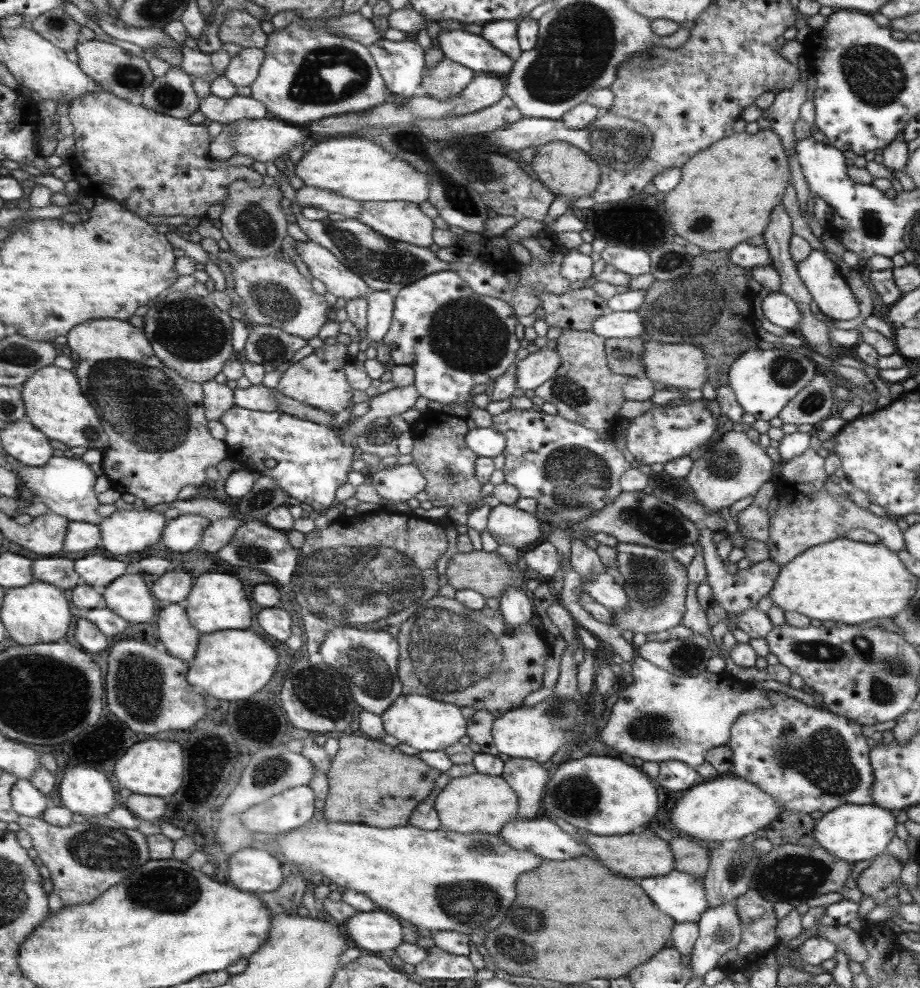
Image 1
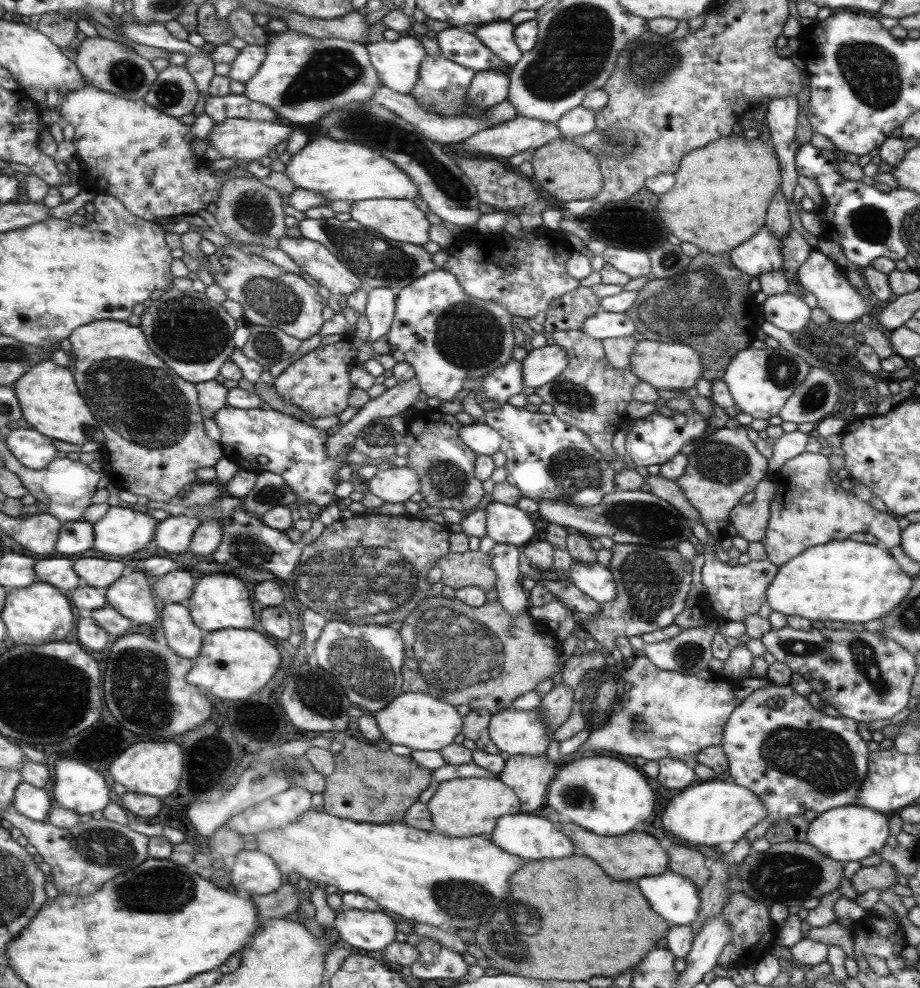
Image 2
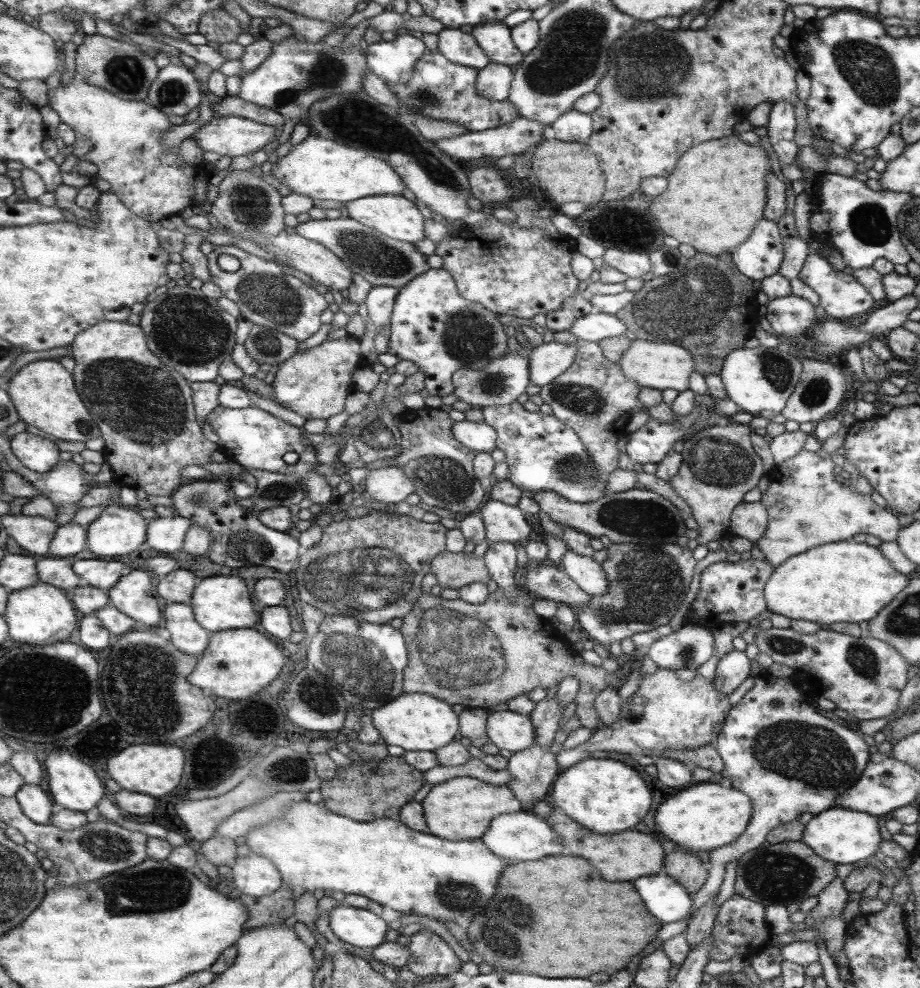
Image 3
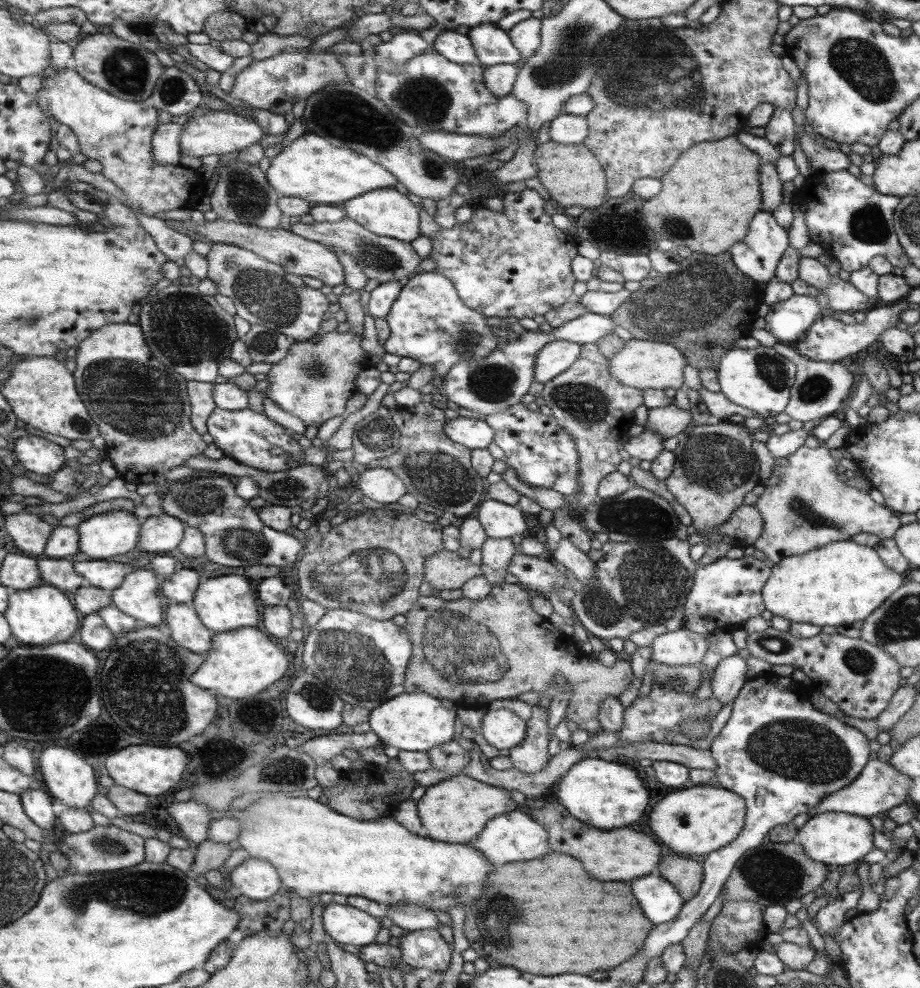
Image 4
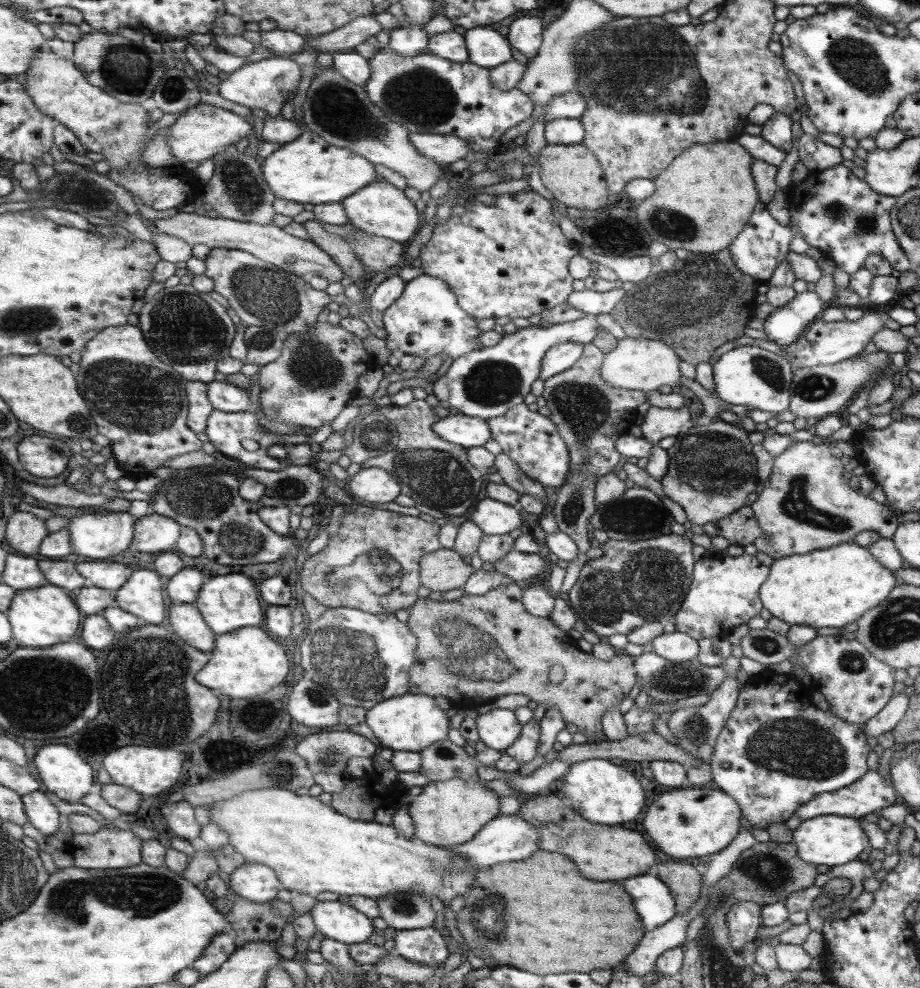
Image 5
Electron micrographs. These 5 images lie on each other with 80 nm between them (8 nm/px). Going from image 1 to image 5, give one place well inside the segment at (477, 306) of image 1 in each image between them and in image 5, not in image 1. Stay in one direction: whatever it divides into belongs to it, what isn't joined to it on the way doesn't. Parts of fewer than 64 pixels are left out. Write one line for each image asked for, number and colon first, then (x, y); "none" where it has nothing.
2: (446, 336)
3: (435, 327)
4: (428, 322)
5: (426, 320)

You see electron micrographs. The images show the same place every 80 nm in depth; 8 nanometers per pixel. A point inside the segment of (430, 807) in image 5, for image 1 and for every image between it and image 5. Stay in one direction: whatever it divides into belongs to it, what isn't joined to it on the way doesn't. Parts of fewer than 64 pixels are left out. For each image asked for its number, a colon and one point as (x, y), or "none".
1: (481, 803)
2: (468, 807)
3: (461, 808)
4: (454, 810)

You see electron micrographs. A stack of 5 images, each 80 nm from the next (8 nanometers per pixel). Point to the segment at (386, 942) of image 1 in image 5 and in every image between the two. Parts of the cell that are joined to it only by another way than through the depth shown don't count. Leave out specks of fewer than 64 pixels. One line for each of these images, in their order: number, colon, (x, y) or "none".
2: (365, 930)
3: (360, 927)
4: (346, 924)
5: (335, 920)

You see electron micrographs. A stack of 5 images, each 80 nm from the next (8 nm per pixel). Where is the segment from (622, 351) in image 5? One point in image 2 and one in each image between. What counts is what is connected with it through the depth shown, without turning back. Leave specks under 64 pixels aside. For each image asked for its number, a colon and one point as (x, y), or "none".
2: (675, 366)
3: (658, 366)
4: (643, 364)

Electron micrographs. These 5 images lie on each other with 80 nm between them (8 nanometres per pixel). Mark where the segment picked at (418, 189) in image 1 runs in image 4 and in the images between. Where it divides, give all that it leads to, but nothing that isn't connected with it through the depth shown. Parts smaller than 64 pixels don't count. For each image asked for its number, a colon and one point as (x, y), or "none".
2: (337, 170)
3: (322, 169)
4: (311, 168)

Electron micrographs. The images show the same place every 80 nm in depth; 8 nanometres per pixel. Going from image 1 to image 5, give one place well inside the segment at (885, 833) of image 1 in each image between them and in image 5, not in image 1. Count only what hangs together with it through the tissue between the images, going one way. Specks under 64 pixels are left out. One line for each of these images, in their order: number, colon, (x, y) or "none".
2: (847, 833)
3: (841, 836)
4: (835, 838)
5: (830, 840)

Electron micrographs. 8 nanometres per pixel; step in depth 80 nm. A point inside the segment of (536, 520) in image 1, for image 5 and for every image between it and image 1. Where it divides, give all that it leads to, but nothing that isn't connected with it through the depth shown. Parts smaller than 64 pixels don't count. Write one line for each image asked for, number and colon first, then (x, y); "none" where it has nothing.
2: (505, 524)
3: (502, 523)
4: (498, 520)
5: (493, 518)

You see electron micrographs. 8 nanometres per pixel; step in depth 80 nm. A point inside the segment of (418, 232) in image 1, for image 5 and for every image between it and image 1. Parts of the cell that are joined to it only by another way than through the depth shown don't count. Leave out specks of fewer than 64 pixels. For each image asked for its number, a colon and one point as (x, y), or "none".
2: (397, 219)
3: (394, 216)
4: (385, 212)
5: (380, 209)

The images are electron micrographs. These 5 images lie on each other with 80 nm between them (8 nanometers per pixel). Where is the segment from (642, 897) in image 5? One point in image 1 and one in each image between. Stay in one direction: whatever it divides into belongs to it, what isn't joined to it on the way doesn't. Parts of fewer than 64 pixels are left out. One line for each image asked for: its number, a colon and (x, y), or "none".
1: (682, 895)
2: (674, 897)
3: (669, 901)
4: (661, 902)

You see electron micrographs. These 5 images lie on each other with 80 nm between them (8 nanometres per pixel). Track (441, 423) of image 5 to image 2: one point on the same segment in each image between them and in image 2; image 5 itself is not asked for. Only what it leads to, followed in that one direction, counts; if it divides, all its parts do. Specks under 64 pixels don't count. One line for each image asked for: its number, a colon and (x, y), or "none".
2: (481, 439)
3: (479, 436)
4: (472, 433)

